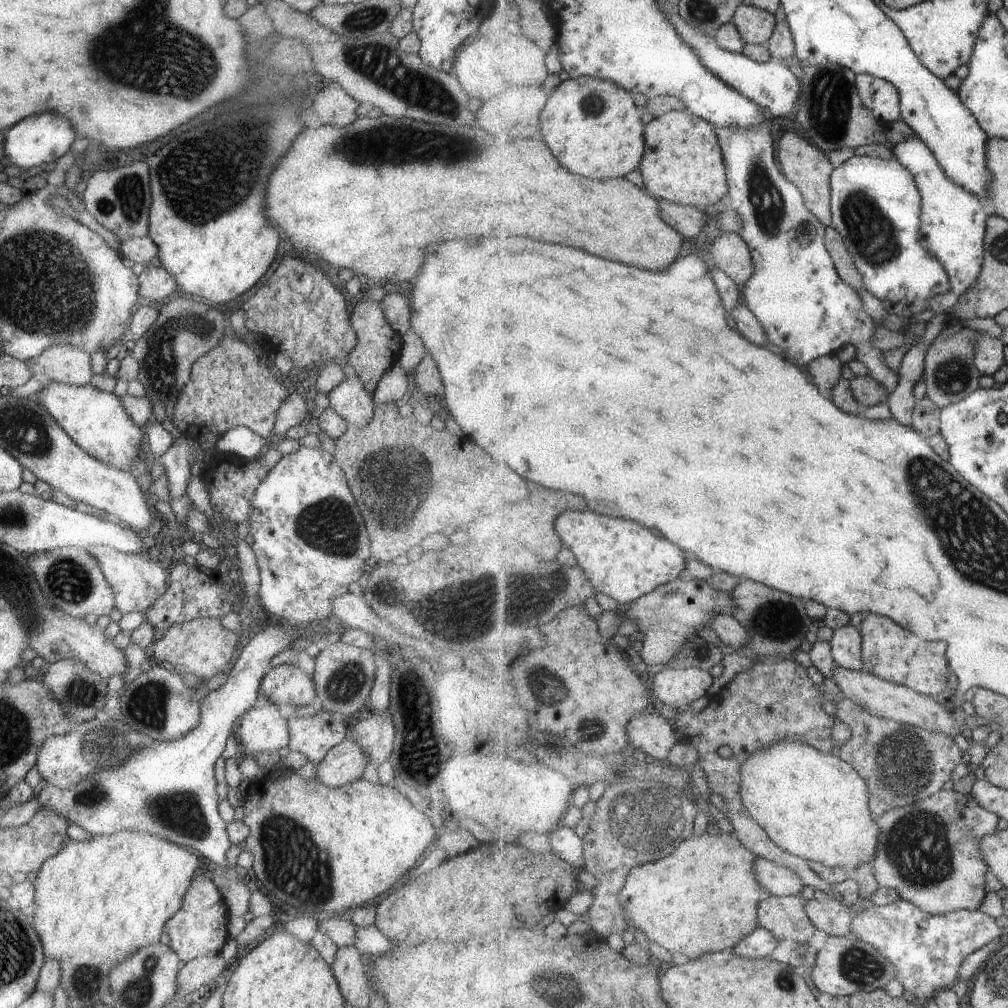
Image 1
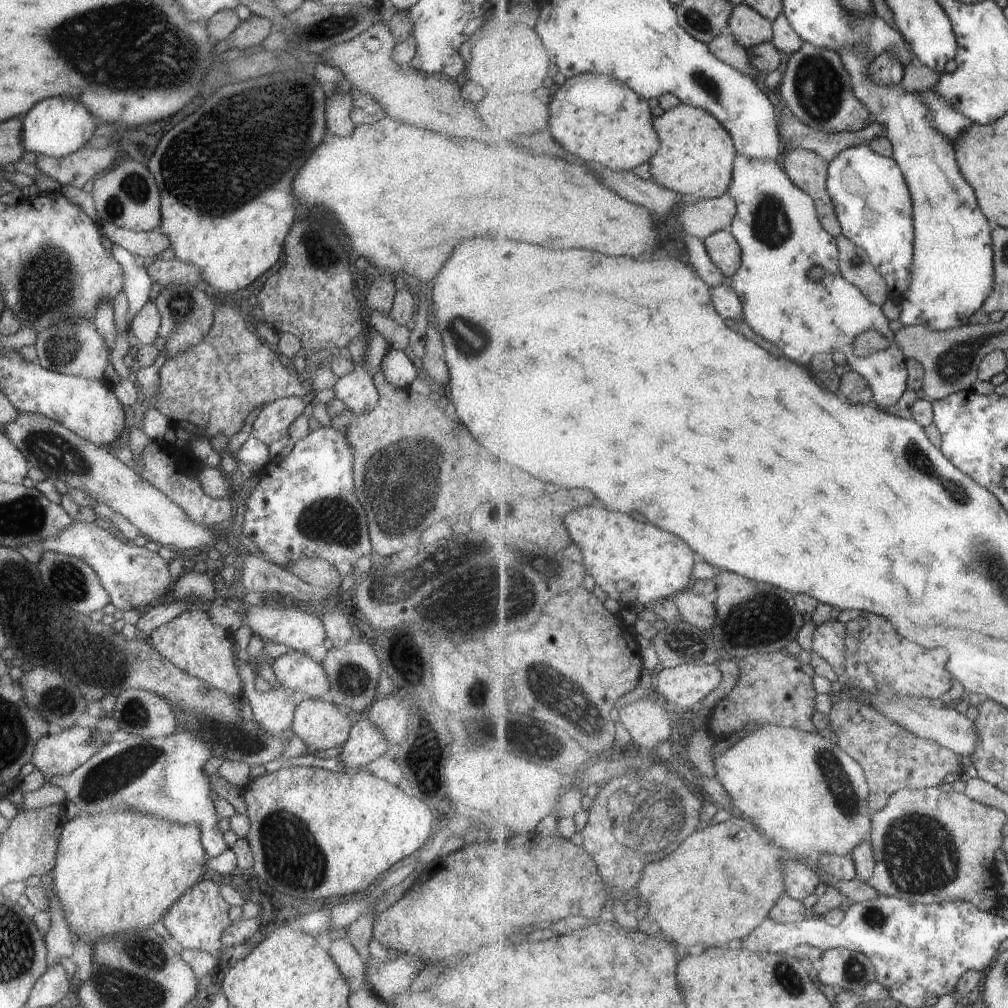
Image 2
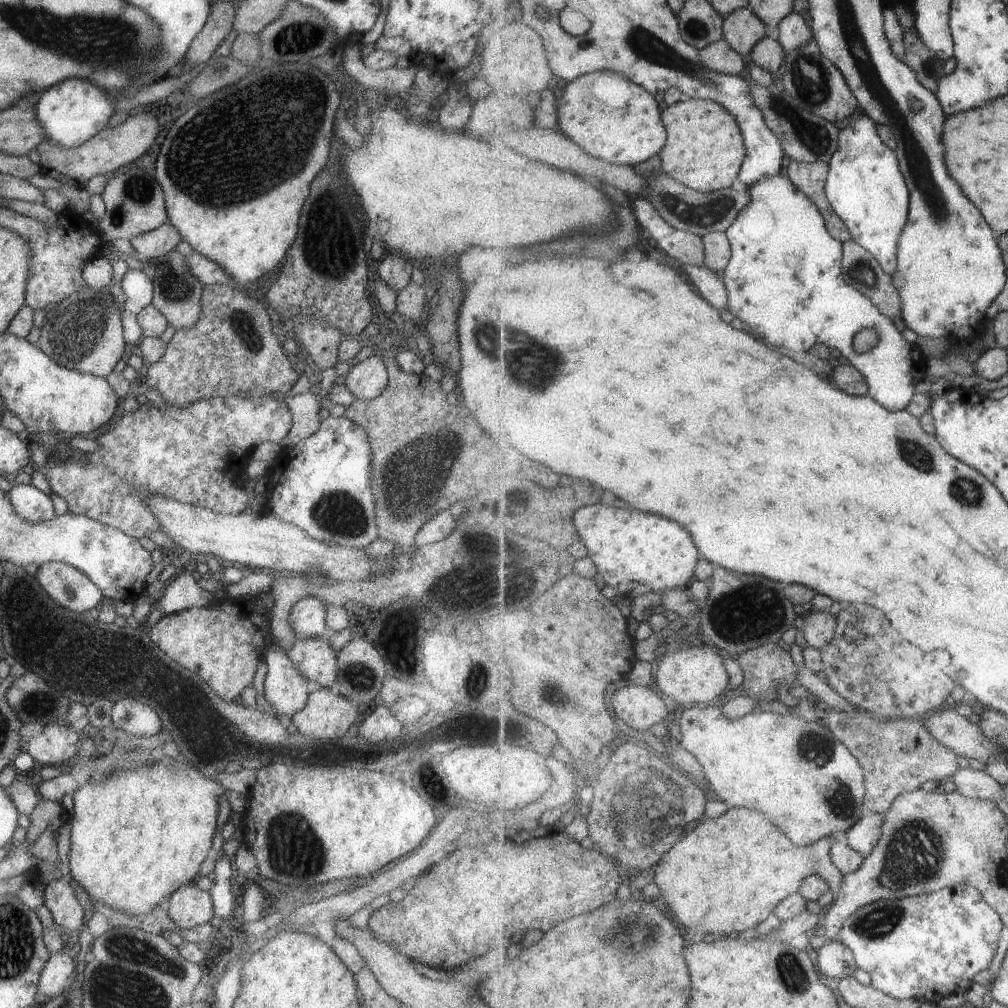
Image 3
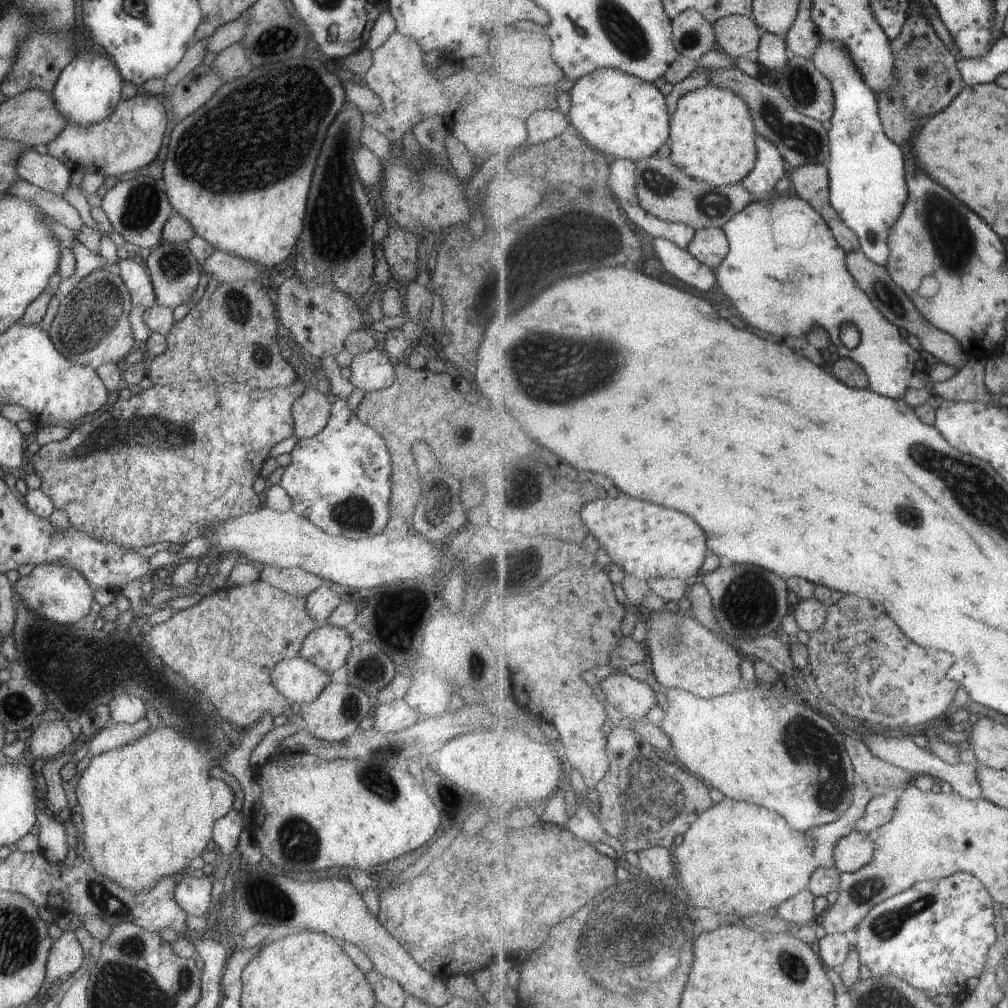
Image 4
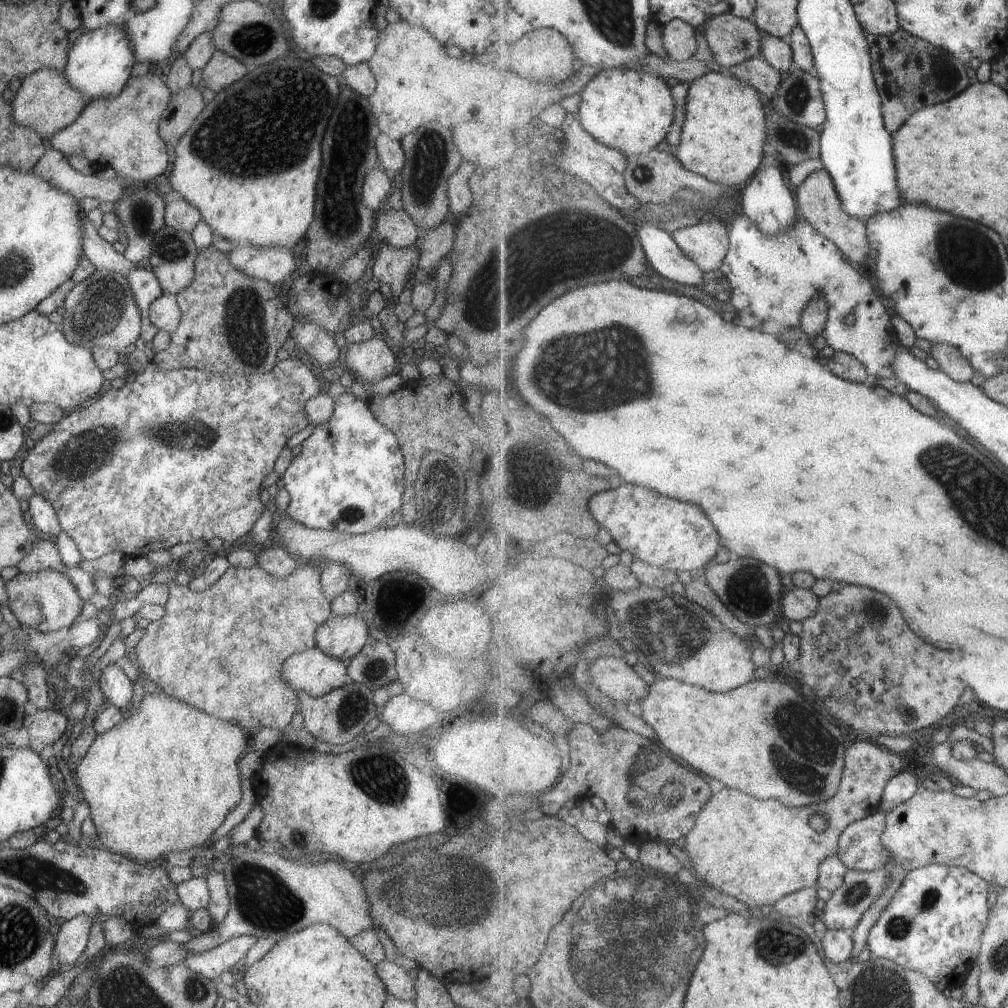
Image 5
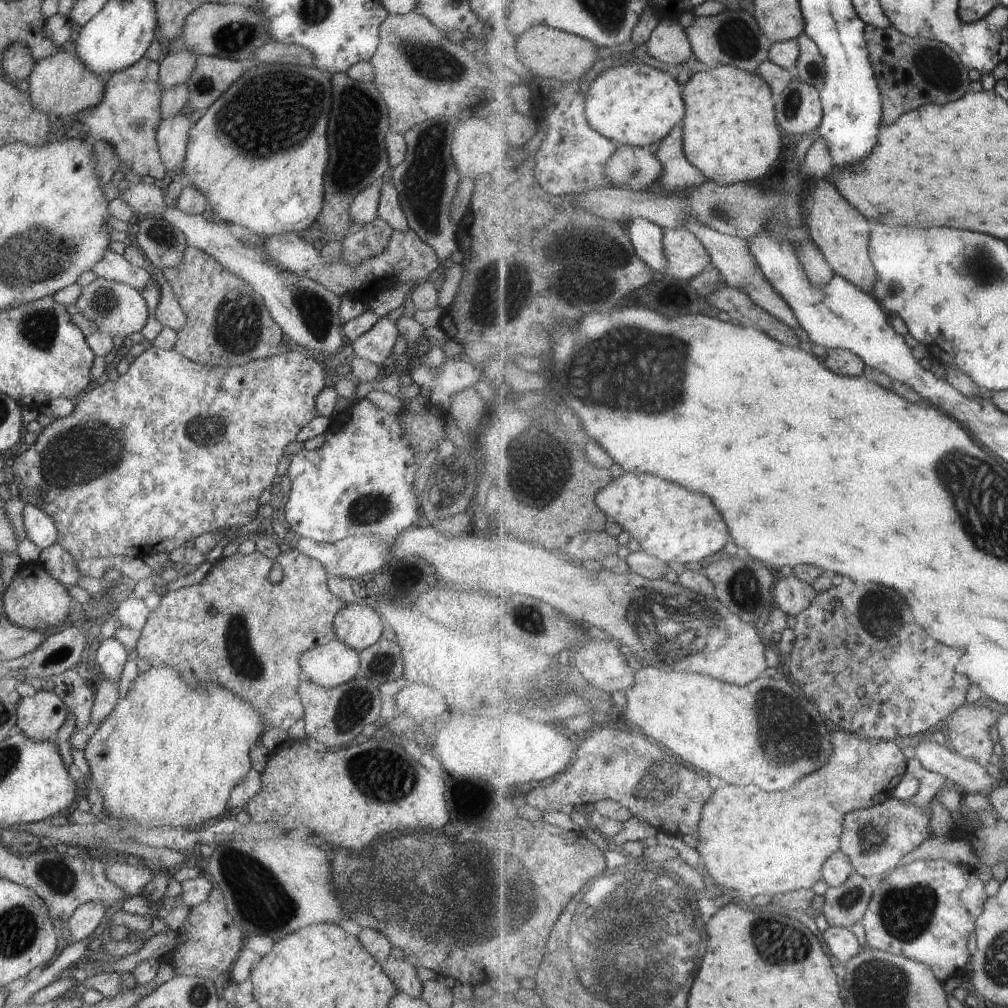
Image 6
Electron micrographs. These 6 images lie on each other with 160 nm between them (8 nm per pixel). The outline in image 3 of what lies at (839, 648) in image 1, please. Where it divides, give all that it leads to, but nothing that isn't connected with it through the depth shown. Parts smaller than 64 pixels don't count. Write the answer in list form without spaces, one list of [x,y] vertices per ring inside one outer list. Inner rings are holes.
[[[813,611],[805,619],[802,630],[809,646],[822,651],[830,646],[837,628],[838,620],[835,611]]]

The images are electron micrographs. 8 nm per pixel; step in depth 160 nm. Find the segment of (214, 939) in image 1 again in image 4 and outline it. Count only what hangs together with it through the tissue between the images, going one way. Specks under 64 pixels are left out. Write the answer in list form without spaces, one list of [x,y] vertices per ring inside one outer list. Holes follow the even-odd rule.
[[[210,876],[201,878],[183,878],[176,884],[172,898],[186,914],[201,917],[211,908],[212,879]]]

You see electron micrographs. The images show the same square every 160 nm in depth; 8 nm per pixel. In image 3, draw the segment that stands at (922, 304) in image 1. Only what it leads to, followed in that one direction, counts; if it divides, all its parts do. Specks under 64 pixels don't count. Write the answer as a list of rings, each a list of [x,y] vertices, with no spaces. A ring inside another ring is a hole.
[[[859,110],[853,119],[849,119],[846,128],[840,131],[838,151],[830,162],[830,175],[826,186],[827,198],[834,211],[847,225],[852,239],[864,246],[885,269],[893,276],[898,270],[898,246],[903,229],[910,222],[910,188],[903,174],[898,154],[879,136],[876,122],[865,112]]]

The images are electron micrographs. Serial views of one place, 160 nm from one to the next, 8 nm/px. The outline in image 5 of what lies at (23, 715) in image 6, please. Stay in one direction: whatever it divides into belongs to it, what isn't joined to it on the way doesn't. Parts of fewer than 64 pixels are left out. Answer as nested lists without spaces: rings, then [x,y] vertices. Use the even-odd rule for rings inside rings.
[[[58,708],[37,709],[33,714],[24,716],[22,726],[27,732],[28,748],[39,753],[61,738],[67,723],[64,713]]]

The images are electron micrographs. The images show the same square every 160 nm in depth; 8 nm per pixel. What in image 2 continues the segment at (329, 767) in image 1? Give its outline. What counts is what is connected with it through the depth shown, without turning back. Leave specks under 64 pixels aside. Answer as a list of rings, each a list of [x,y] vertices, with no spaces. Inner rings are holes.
[[[363,715],[357,716],[350,727],[347,742],[336,754],[337,762],[345,768],[361,768],[361,764],[377,758],[388,747],[384,736]],[[349,760],[357,764],[347,764]]]

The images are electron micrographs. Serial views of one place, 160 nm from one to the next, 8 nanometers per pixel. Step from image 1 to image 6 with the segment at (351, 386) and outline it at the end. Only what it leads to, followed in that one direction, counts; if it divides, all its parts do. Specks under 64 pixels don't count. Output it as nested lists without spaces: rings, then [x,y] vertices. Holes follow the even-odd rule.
[[[386,317],[378,318],[367,332],[353,340],[352,351],[354,356],[366,358],[369,363],[381,365],[389,359],[397,335],[396,322],[387,320]]]

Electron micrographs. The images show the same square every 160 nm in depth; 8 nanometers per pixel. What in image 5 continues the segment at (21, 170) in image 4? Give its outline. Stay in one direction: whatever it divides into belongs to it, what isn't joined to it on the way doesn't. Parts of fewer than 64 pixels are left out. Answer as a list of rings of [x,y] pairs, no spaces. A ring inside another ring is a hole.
[[[49,147],[30,172],[74,199],[93,197],[99,203],[115,202],[121,195],[125,195],[125,188],[122,188],[115,179],[104,181],[93,174],[83,175],[75,171],[60,152]]]

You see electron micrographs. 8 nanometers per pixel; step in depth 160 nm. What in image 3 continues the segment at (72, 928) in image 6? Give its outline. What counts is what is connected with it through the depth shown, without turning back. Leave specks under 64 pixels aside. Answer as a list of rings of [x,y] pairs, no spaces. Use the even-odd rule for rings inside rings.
[[[61,951],[50,954],[41,970],[37,992],[47,998],[57,996],[61,990],[68,992],[72,985],[74,967],[75,960]]]

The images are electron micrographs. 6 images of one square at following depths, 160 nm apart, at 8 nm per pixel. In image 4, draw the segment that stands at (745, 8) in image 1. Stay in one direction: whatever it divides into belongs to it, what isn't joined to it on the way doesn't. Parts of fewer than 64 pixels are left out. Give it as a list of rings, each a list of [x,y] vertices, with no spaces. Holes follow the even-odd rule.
[[[732,15],[714,24],[718,48],[733,59],[754,58],[760,46],[763,32],[759,25],[747,16]]]

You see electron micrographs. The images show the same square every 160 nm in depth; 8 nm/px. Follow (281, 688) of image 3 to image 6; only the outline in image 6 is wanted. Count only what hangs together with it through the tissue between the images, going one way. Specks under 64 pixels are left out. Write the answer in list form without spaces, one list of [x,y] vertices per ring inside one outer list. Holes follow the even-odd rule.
[[[337,639],[302,652],[297,659],[301,679],[334,687],[359,675],[358,652]]]

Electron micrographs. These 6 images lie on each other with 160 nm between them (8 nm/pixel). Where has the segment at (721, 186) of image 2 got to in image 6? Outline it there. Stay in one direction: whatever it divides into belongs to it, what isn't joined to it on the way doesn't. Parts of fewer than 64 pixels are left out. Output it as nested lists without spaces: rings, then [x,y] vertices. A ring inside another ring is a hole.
[[[733,65],[695,73],[683,86],[687,114],[684,153],[709,181],[729,186],[763,178],[781,154],[781,130],[770,84],[754,72]]]

